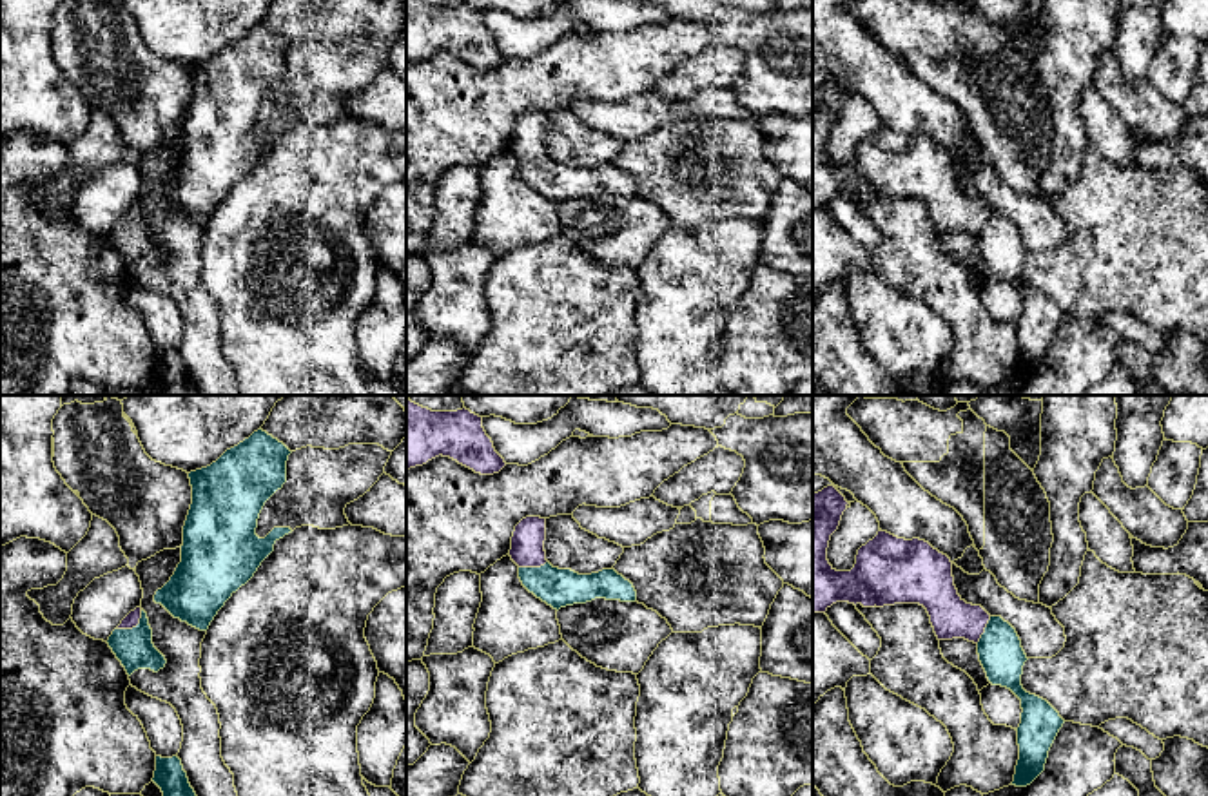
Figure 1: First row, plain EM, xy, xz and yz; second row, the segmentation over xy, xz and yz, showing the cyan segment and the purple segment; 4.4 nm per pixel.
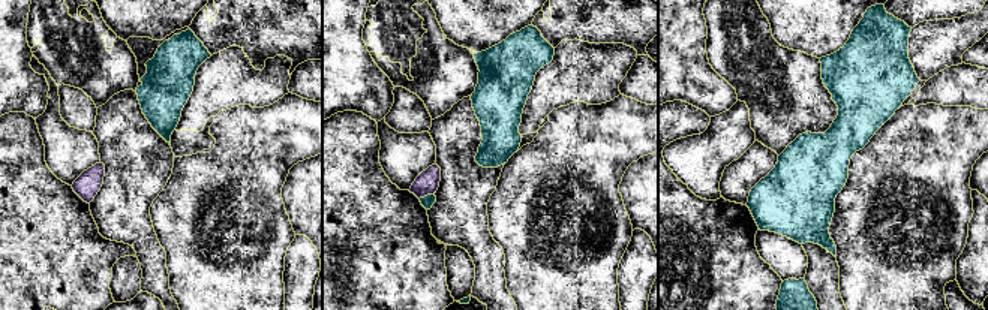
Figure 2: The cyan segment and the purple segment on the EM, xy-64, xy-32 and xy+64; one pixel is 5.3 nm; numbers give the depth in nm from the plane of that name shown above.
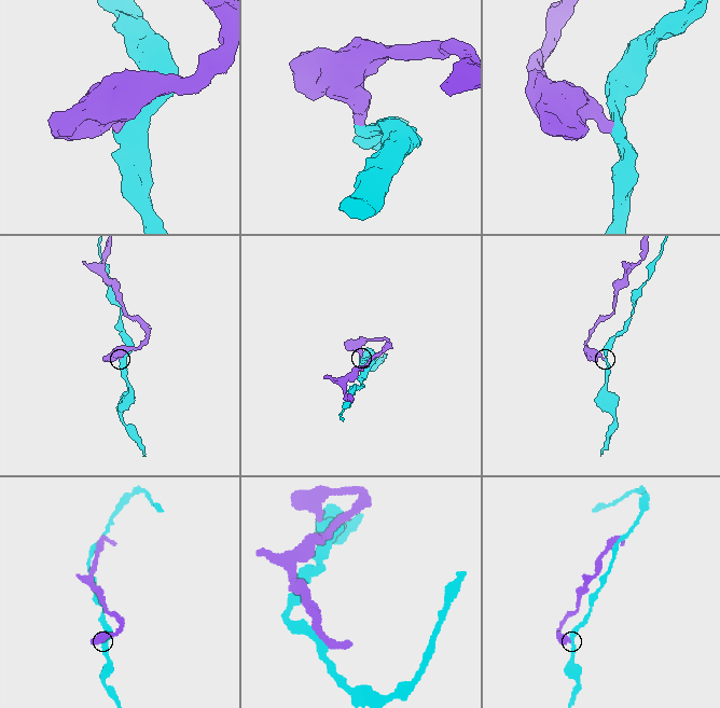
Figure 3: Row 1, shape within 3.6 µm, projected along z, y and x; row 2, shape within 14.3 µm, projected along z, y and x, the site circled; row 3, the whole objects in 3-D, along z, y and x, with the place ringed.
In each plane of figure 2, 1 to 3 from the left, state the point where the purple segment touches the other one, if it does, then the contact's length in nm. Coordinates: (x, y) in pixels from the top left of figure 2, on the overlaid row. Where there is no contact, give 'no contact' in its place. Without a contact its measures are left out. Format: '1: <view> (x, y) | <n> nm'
1: no contact
2: xy-32 (428, 195) | 90 nm
3: no contact

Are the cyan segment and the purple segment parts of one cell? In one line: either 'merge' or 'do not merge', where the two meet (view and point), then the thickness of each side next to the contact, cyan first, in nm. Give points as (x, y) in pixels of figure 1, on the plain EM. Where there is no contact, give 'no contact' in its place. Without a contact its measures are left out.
do not merge | xy (133, 222) | 170/70 nm

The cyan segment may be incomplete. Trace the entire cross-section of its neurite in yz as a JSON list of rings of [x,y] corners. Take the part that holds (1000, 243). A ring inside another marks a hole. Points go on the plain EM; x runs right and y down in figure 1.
[[[990,210],[978,236],[978,248],[989,276],[1010,283],[1021,294],[1021,317],[1016,323],[1019,354],[1012,379],[1027,381],[1045,364],[1065,314],[1047,294],[1023,283],[1021,268],[1028,252],[1016,223],[1001,210]]]

